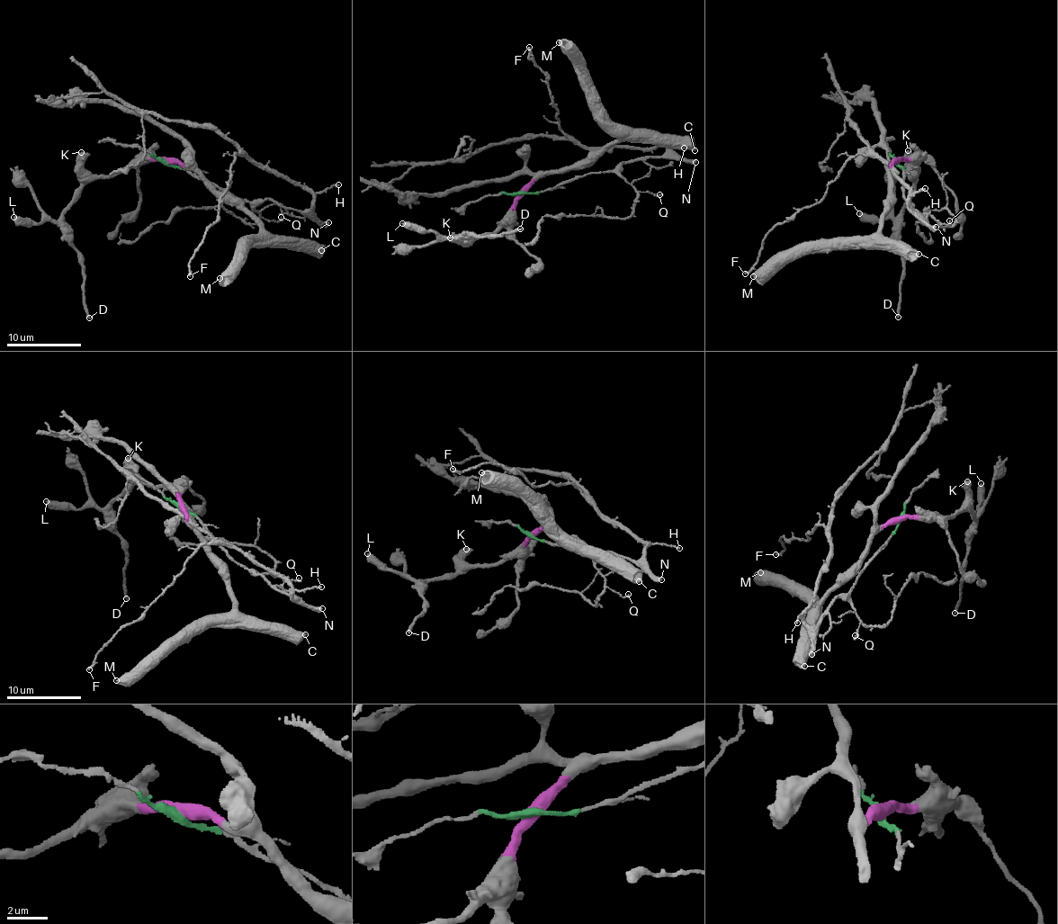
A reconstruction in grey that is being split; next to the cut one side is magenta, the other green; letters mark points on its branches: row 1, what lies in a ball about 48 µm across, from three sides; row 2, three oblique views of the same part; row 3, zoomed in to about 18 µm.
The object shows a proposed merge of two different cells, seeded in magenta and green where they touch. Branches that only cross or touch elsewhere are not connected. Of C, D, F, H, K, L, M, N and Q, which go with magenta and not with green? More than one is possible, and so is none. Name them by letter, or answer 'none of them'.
C, D, K, L, M

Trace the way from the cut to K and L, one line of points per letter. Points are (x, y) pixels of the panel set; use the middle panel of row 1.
K: (520, 192), (517, 202), (496, 231), (450, 238)
L: (520, 192), (517, 202), (496, 231), (472, 237), (469, 243), (458, 243), (454, 236), (417, 231), (402, 223)

